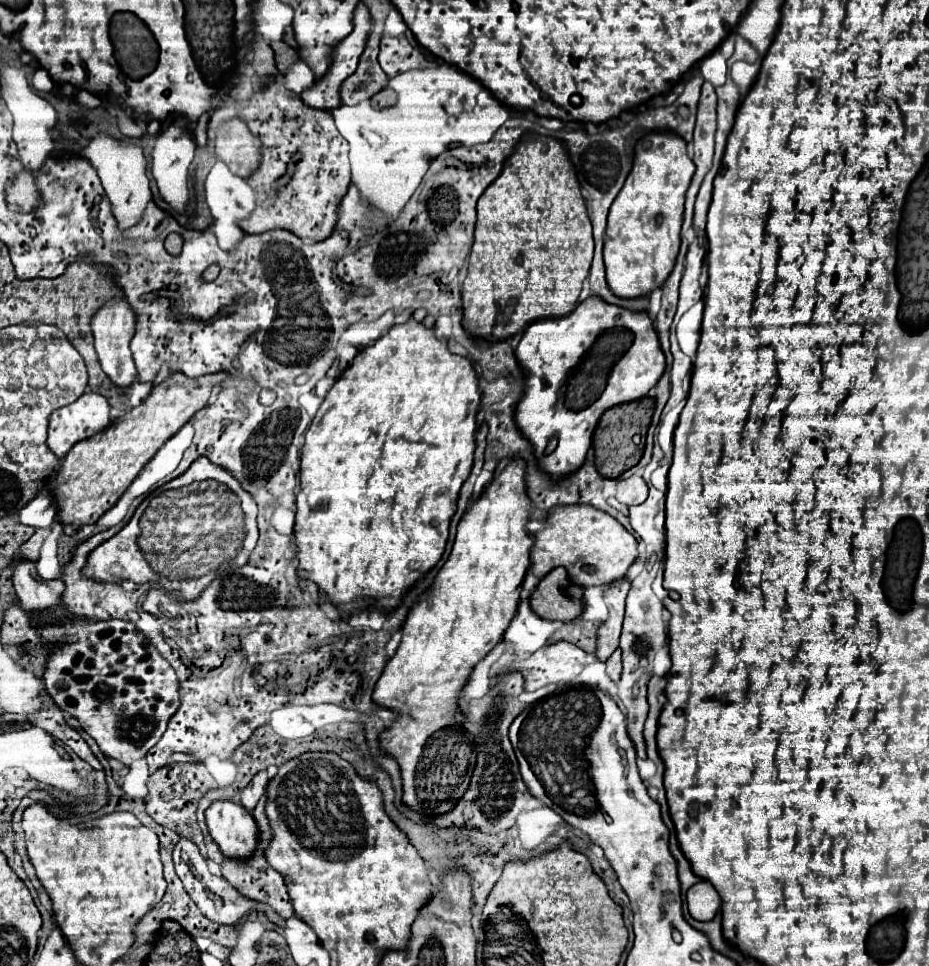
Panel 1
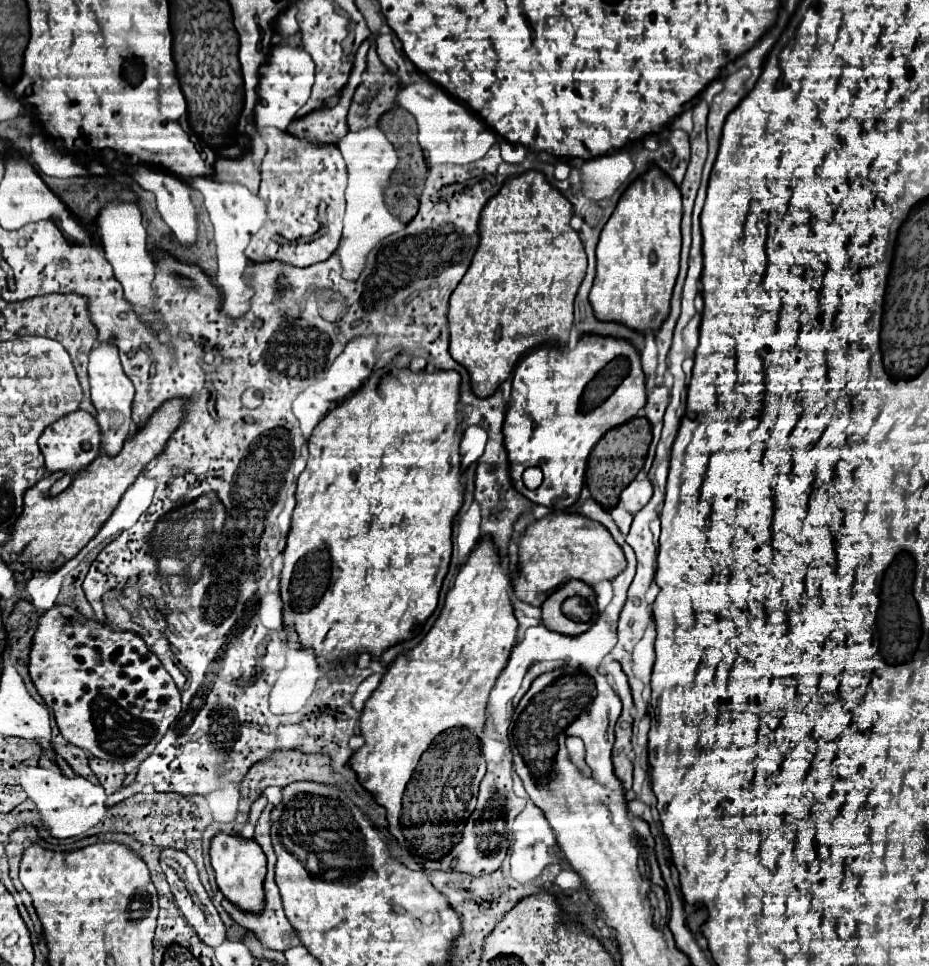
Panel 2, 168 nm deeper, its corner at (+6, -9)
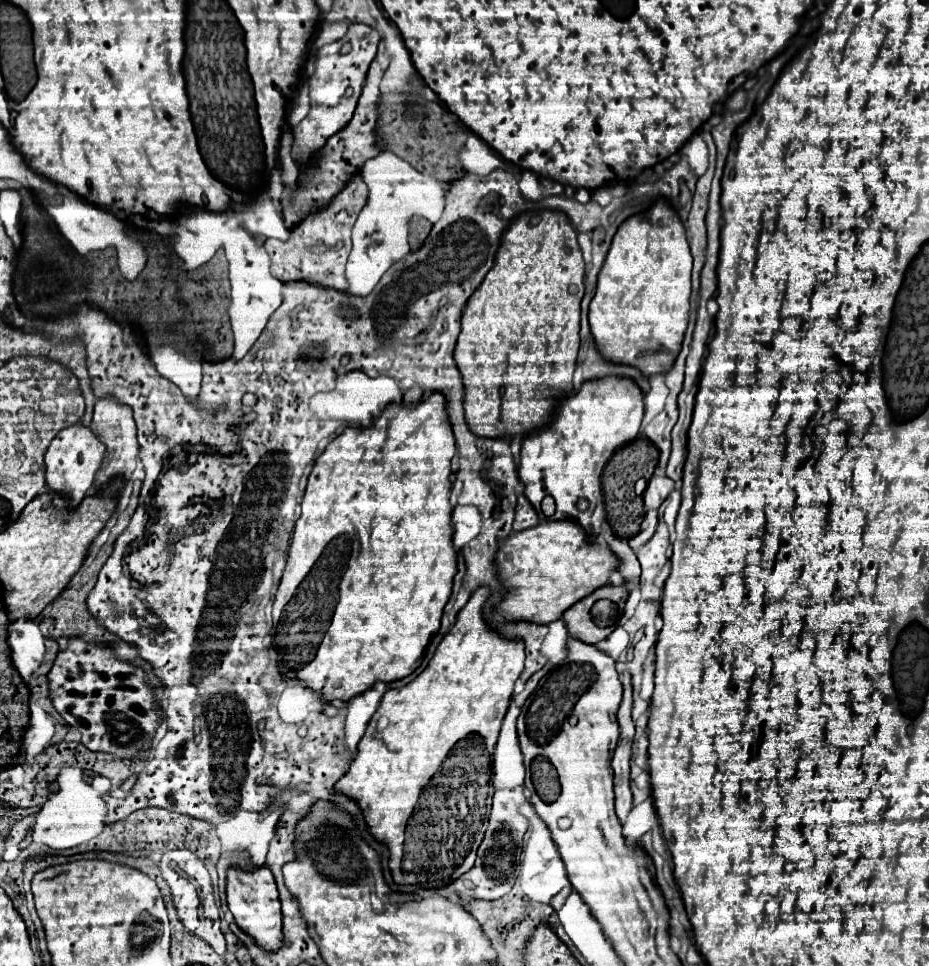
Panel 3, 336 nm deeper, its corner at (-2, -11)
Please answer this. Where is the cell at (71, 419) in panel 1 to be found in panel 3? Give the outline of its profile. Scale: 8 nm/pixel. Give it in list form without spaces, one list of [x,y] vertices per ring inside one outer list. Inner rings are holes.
[[[75,424],[75,426],[69,426],[69,428],[61,430],[53,438],[51,446],[45,452],[45,480],[47,480],[47,486],[53,492],[67,498],[69,508],[77,508],[79,502],[91,490],[93,476],[99,470],[103,456],[105,456],[105,446],[83,424]]]

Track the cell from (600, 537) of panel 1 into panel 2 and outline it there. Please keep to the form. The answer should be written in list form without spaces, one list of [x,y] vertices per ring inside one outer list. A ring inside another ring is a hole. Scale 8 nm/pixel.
[[[569,510],[551,512],[549,516],[527,526],[517,546],[519,576],[515,578],[517,582],[513,582],[513,590],[519,600],[533,606],[541,606],[541,602],[563,582],[581,580],[589,586],[595,586],[601,580],[613,580],[627,566],[625,554],[621,546],[613,542],[609,530],[605,530],[599,522]]]

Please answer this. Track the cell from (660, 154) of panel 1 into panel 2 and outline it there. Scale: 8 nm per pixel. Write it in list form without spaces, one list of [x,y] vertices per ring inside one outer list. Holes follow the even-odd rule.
[[[649,166],[619,198],[611,218],[607,220],[599,244],[597,244],[597,276],[589,294],[591,306],[599,320],[623,322],[633,330],[657,330],[669,314],[669,302],[679,274],[679,252],[681,252],[681,190],[679,186],[659,168]]]

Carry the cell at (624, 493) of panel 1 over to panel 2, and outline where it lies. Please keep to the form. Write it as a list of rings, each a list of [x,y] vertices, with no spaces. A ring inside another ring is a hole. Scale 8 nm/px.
[[[635,478],[623,492],[621,492],[621,498],[619,498],[619,506],[625,508],[627,512],[635,514],[639,512],[651,498],[653,494],[653,486],[647,478]]]

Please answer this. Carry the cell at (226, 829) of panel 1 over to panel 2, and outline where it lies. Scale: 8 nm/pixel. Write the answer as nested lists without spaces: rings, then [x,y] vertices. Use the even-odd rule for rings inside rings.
[[[219,832],[211,840],[211,866],[217,876],[217,886],[221,888],[227,900],[231,900],[243,910],[251,910],[251,912],[263,910],[263,902],[265,902],[263,880],[267,874],[265,864],[267,864],[265,854],[255,840],[249,840],[237,834],[225,834],[225,832]]]

